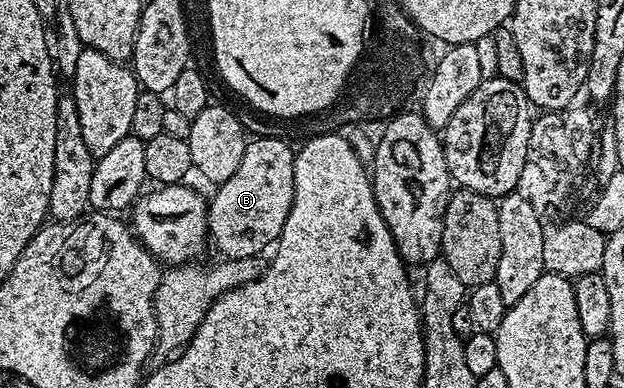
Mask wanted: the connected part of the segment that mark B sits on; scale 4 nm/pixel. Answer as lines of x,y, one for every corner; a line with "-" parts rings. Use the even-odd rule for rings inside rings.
255,137
248,142
245,157
239,159
237,173
229,177
229,181
218,184
214,188
215,196
210,196
207,209
207,233
210,242
220,251
220,256
227,259
244,259
263,253
267,246
278,240
283,231
285,221
293,205
293,165
295,164
295,151
292,144
286,139
269,139

